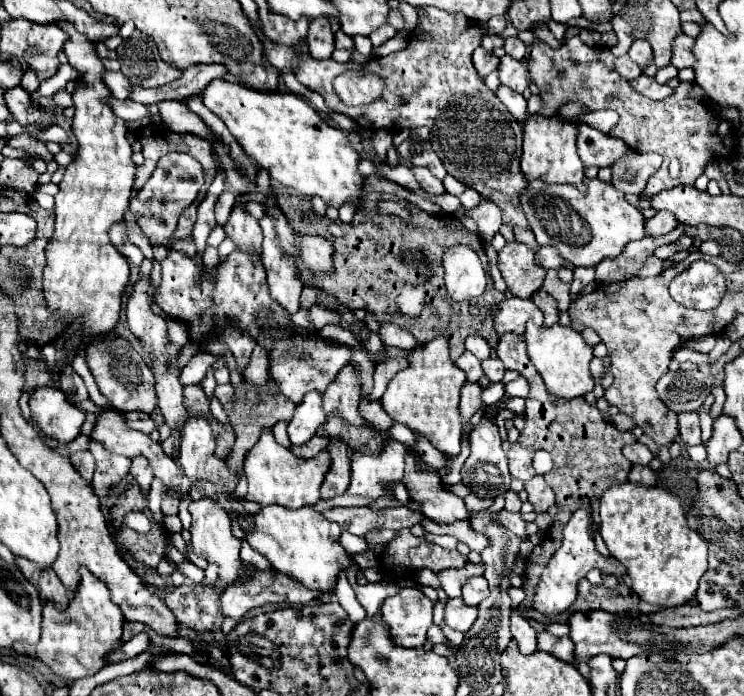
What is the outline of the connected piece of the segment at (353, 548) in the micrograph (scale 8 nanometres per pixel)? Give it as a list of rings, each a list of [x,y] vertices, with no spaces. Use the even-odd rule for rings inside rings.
[[[339,537],[339,545],[343,545],[343,549],[347,549],[347,553],[363,553],[363,551],[367,551],[369,547],[367,547],[367,543],[365,543],[365,539],[363,537]]]

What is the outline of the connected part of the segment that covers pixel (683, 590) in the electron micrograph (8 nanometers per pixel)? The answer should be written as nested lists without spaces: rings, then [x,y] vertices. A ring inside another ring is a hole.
[[[619,483],[601,497],[601,529],[609,553],[621,561],[641,601],[677,607],[695,597],[697,583],[707,571],[707,543],[687,525],[685,509],[677,495],[643,483]]]

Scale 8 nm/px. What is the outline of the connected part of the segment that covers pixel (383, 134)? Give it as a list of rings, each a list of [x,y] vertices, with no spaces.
[[[377,129],[377,131],[373,133],[371,143],[373,143],[375,151],[377,151],[377,157],[379,157],[383,163],[385,163],[387,149],[391,147],[391,141],[393,141],[393,133],[391,133],[391,131],[387,131],[387,129]]]

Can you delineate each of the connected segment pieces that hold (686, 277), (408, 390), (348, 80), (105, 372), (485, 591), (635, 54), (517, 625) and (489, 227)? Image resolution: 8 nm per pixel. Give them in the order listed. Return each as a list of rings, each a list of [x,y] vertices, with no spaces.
[[[709,261],[691,263],[685,273],[679,273],[669,285],[669,293],[677,303],[698,310],[717,307],[725,291],[723,273]]]
[[[437,337],[425,345],[417,345],[407,351],[409,369],[399,371],[387,391],[381,397],[383,409],[389,417],[407,425],[413,431],[423,433],[441,453],[457,455],[461,449],[461,413],[459,413],[459,393],[467,381],[465,373],[449,357],[449,341]]]
[[[345,71],[333,79],[333,89],[345,105],[367,105],[381,97],[383,77],[367,71]]]
[[[103,337],[103,341],[93,341],[87,345],[85,361],[95,377],[99,391],[111,401],[111,405],[123,413],[127,411],[143,411],[153,413],[157,409],[155,397],[155,381],[151,369],[145,365],[143,357],[121,337]]]
[[[471,577],[463,585],[463,601],[467,605],[479,605],[487,595],[489,595],[489,587],[483,577]]]
[[[635,39],[629,49],[629,57],[639,67],[647,67],[651,63],[651,45],[647,45],[647,41],[643,41],[643,39]]]
[[[517,611],[511,613],[511,633],[513,633],[513,639],[519,643],[519,651],[523,655],[529,655],[529,653],[537,651],[537,631]]]
[[[481,199],[475,209],[461,209],[461,213],[455,213],[455,215],[465,215],[473,219],[477,223],[479,235],[483,235],[487,243],[493,239],[493,235],[501,227],[501,209],[493,201],[487,201],[487,199]]]

